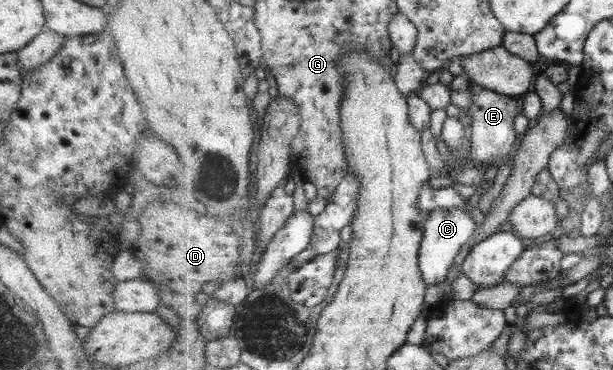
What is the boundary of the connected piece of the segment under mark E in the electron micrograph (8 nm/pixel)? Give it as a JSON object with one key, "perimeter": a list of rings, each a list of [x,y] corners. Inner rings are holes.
{"perimeter":[[[471,81],[466,88],[472,95],[470,97],[472,103],[468,107],[473,131],[472,160],[476,163],[487,164],[495,159],[506,157],[512,151],[516,139],[519,139],[519,133],[516,133],[514,129],[514,119],[516,115],[522,113],[521,100],[516,101],[512,96],[496,93]]]}

